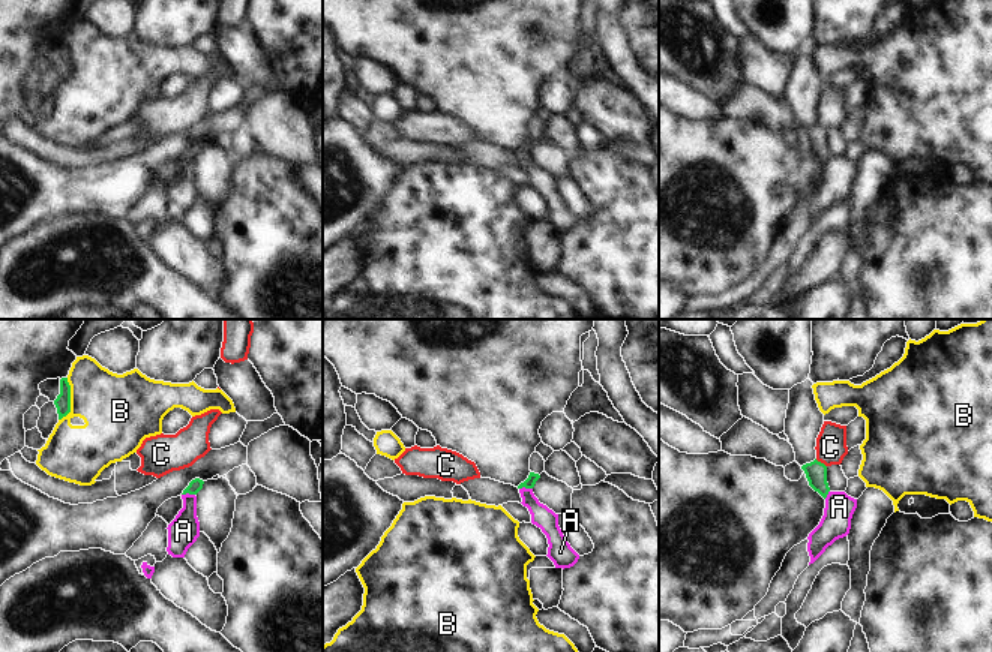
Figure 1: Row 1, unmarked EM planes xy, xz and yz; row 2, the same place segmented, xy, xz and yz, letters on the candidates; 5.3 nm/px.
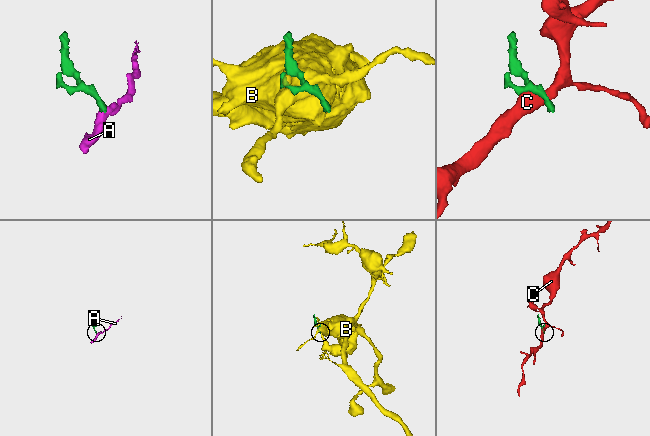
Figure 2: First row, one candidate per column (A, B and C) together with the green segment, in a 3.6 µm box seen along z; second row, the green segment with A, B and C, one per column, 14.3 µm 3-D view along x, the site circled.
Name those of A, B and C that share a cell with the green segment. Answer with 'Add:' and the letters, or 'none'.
Add: A

